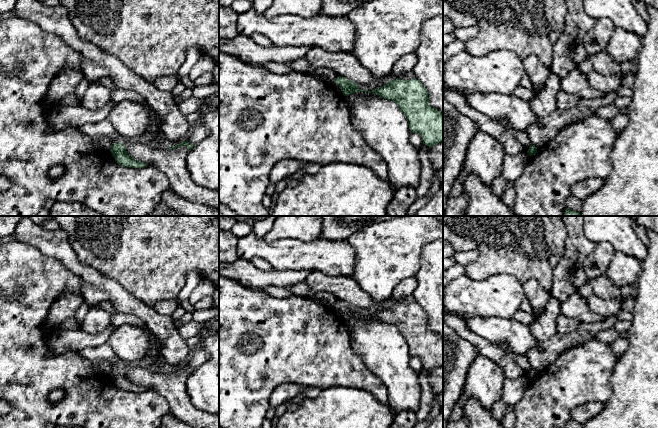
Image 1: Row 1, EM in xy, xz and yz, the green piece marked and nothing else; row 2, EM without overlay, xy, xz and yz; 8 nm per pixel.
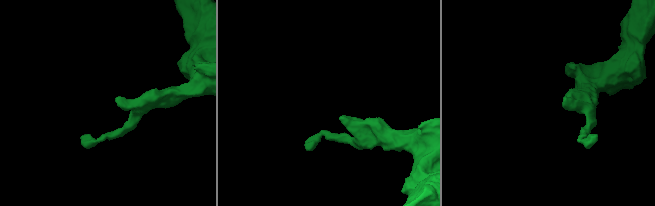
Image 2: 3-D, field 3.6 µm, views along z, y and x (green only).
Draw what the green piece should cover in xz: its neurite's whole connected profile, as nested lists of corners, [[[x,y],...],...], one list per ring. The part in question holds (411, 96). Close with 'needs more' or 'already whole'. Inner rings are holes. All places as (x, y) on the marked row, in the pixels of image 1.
[[[340,76],[335,79],[334,84],[340,87],[344,96],[355,92],[370,92],[394,101],[405,115],[411,133],[419,133],[423,144],[430,147],[443,142],[443,115],[429,106],[427,90],[416,78],[392,79],[371,91],[361,90],[355,82]]]; already whole

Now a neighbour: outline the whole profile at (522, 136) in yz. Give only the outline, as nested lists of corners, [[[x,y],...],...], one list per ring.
[[[511,129],[512,134],[517,138],[517,140],[523,145],[526,151],[528,151],[531,142],[526,131],[518,131]]]

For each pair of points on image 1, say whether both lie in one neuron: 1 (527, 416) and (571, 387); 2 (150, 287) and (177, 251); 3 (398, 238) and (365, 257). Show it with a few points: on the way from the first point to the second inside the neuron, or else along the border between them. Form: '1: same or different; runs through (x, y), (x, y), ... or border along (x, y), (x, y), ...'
1: same; runs through (538, 412), (560, 392)
2: same; runs through (152, 278), (170, 260)
3: same; runs through (390, 246), (379, 257), (373, 257)

